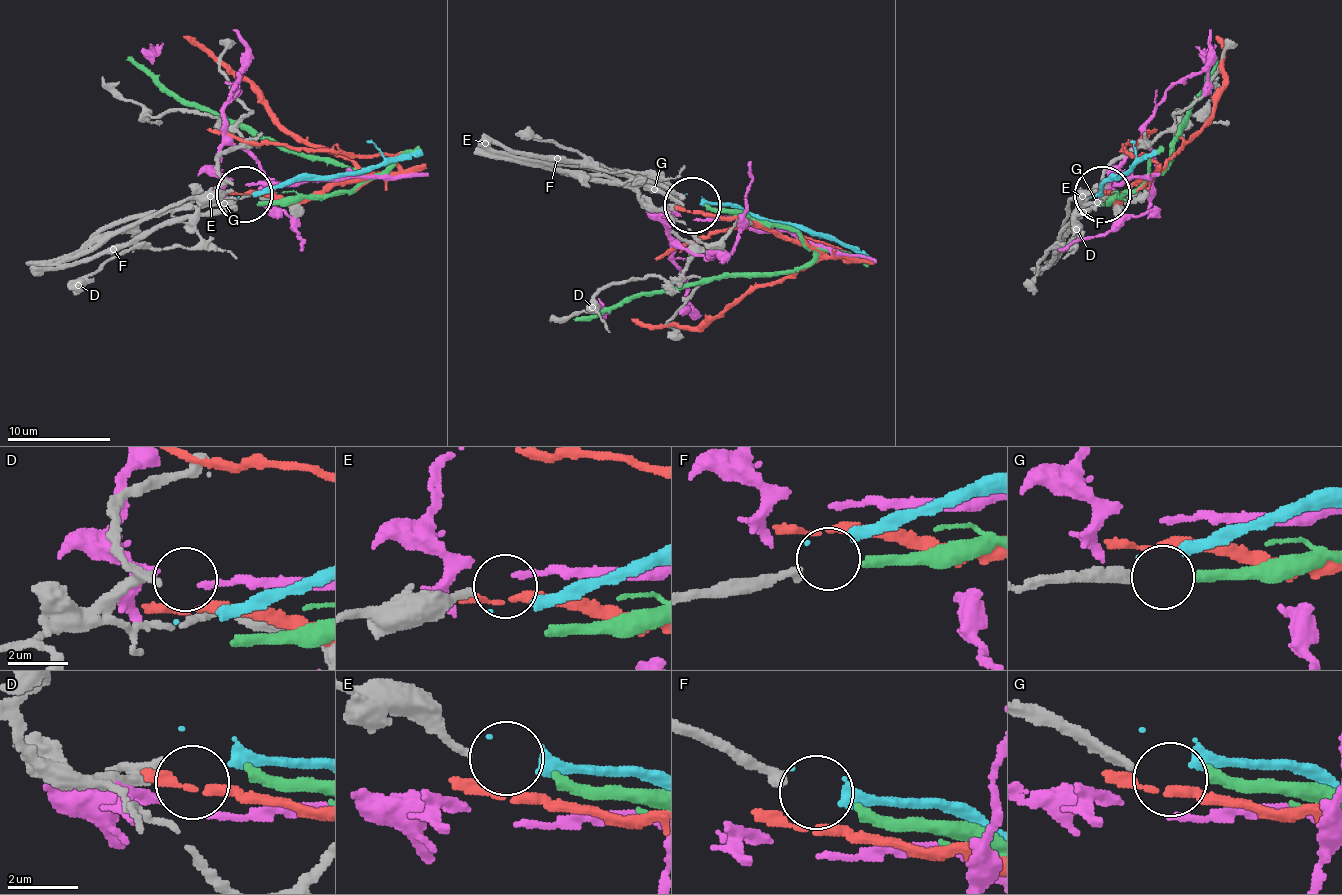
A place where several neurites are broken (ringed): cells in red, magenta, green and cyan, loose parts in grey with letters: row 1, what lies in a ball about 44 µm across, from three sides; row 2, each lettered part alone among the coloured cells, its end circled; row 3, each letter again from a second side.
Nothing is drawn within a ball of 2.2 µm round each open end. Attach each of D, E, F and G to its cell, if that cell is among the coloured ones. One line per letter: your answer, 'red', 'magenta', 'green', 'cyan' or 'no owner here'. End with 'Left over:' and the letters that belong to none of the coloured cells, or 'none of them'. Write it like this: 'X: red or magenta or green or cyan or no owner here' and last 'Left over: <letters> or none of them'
D: no owner here
E: no owner here
F: green
G: no owner here
Left over: D, E, G

